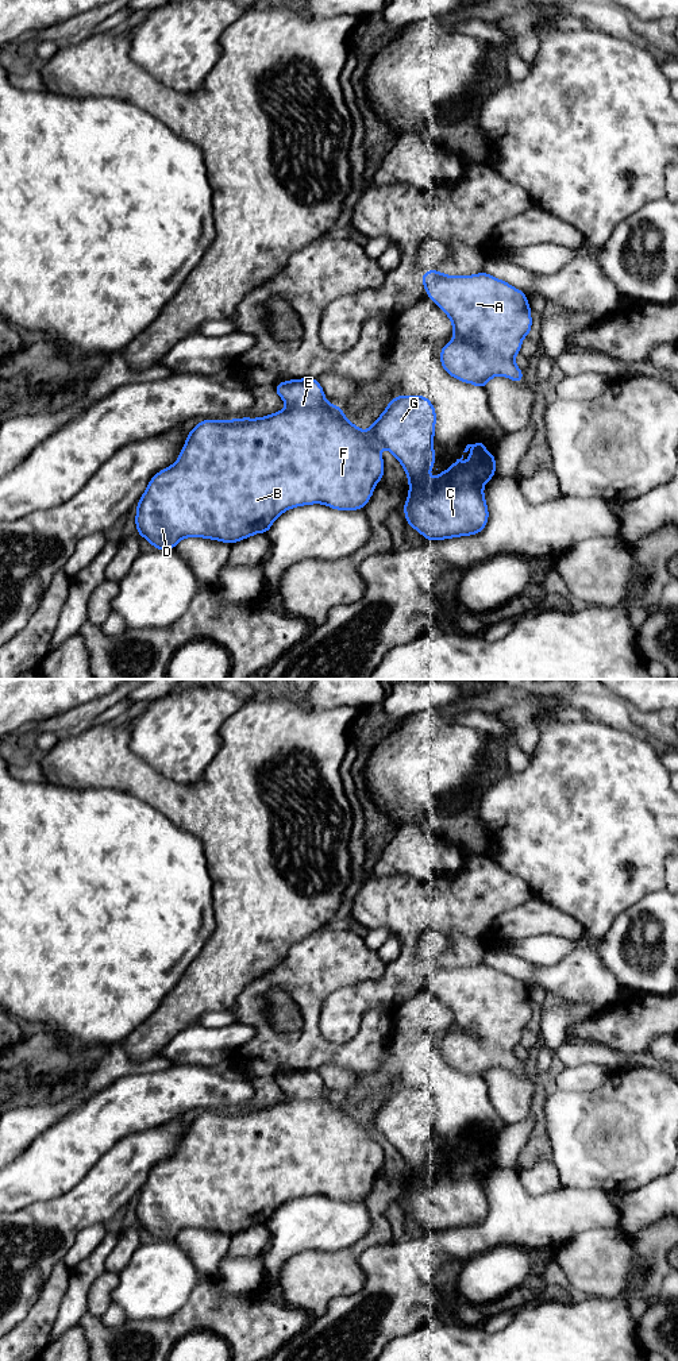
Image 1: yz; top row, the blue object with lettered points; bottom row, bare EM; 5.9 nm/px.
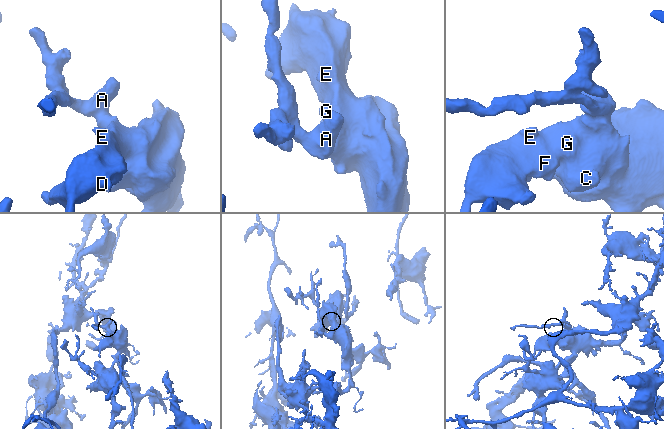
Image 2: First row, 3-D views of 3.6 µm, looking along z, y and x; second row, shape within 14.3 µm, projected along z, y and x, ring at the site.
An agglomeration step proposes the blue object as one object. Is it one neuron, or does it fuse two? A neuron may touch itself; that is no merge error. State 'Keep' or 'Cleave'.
Keep

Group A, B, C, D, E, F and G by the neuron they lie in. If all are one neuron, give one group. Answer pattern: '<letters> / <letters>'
A B C D E F G

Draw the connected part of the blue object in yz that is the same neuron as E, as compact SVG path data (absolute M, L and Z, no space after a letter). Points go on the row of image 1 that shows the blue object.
M303 378L284 381L273 388L276 393L285 401L286 409L276 412L269 416L259 419L235 419L235 420L201 420L189 433L188 439L181 450L181 454L177 462L159 473L157 473L149 482L147 489L145 490L140 501L136 505L136 517L135 525L139 532L139 536L149 540L155 550L174 550L176 544L184 537L205 537L211 540L219 540L228 544L234 544L239 540L250 537L255 533L267 533L274 520L286 512L290 508L311 505L311 504L323 504L336 510L358 510L369 502L373 496L374 487L378 481L384 478L384 458L380 454L380 448L384 447L389 450L396 459L402 464L409 482L409 494L407 502L404 504L404 514L407 517L408 525L420 532L427 540L443 540L459 536L469 536L482 532L486 527L489 512L488 505L484 497L484 485L493 478L496 474L494 462L496 454L488 454L485 451L486 446L477 440L475 444L467 444L463 452L467 452L470 447L474 448L469 460L463 464L461 459L457 459L450 469L444 473L440 473L435 467L435 451L434 451L434 433L436 413L432 402L424 396L407 396L401 394L397 398L389 401L388 408L380 415L378 420L371 424L371 427L363 432L359 427L355 427L348 421L343 410L335 405L325 401L325 394L316 378Z

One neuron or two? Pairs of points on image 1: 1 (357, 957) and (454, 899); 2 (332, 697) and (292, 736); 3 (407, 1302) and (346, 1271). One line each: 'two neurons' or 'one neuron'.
1: two neurons
2: two neurons
3: two neurons

